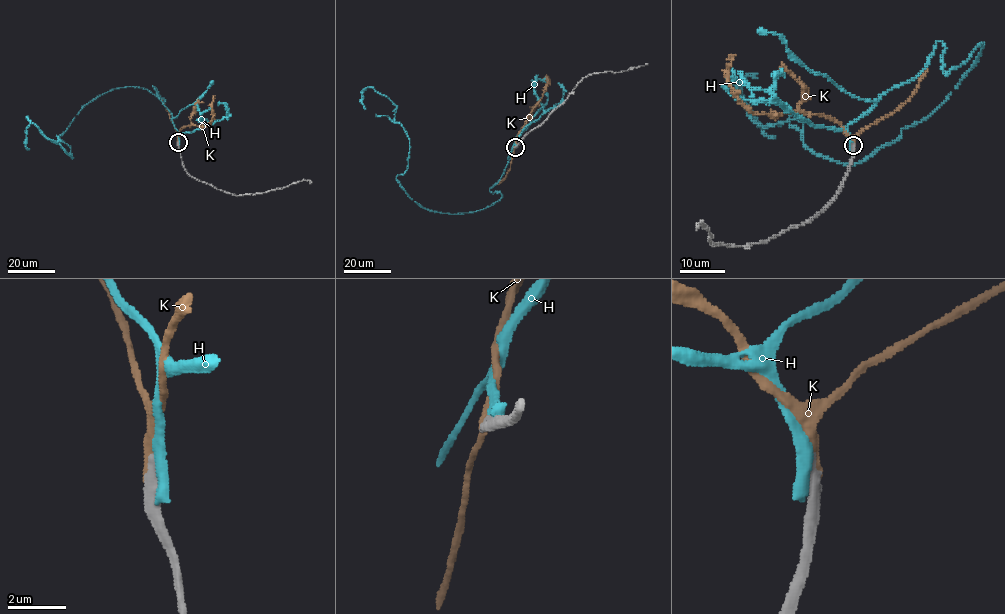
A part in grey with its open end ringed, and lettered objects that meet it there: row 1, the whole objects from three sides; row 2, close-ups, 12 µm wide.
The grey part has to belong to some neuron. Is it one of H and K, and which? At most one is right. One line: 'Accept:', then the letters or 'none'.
Accept: K

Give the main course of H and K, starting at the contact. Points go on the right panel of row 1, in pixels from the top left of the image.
H: (852, 147), (937, 41), (947, 74), (982, 43), (854, 163), (735, 87), (775, 135)
K: (853, 145), (853, 140), (839, 123), (821, 115), (752, 112), (728, 81), (728, 67), (736, 54)

